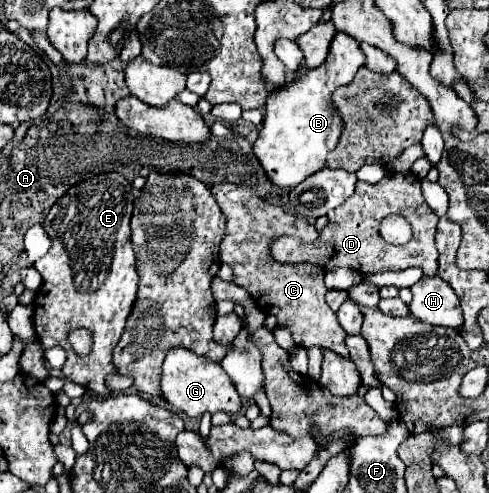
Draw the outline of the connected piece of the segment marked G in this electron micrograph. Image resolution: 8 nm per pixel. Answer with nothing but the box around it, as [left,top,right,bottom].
[161,347,243,417]

